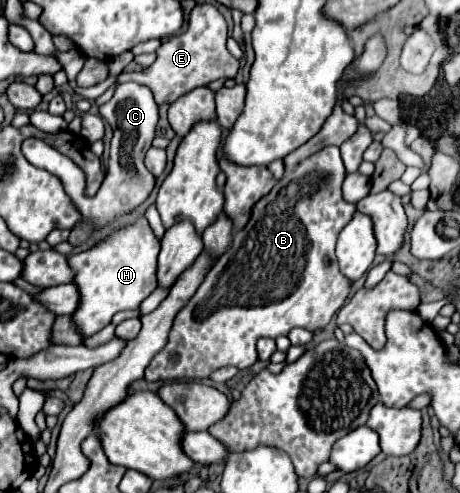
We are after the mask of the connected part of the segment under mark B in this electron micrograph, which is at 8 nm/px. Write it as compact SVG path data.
M324 147L298 163L294 171L286 173L272 191L252 207L250 221L234 233L232 245L208 271L206 281L198 287L186 307L176 315L166 347L146 369L146 381L206 379L220 369L220 365L250 367L256 363L256 341L260 337L276 339L280 335L288 335L292 327L314 331L316 327L328 325L332 315L344 305L352 287L352 281L338 271L334 255L338 233L356 211L356 205L342 197L344 179L346 169L340 149Z

